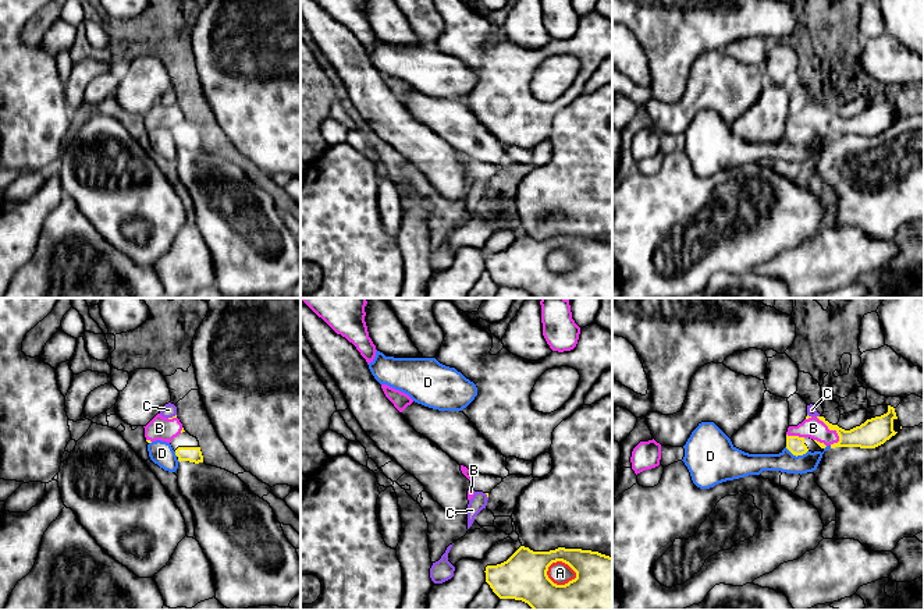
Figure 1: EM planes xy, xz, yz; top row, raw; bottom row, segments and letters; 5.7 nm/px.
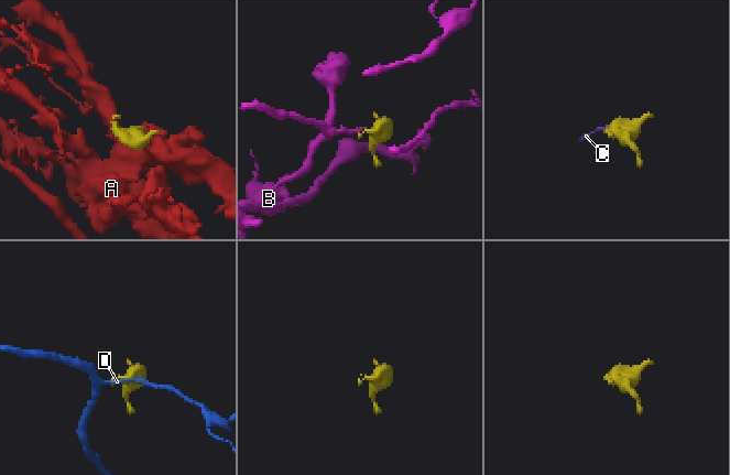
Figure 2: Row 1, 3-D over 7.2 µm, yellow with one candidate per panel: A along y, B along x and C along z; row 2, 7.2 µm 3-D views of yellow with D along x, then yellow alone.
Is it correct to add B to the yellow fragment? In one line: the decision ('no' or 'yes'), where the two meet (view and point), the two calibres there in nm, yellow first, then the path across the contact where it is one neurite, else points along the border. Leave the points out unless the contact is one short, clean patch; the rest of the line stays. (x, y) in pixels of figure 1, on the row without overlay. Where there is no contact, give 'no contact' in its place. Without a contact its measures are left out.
yes | yz (831, 117) | 160/120 nm | across yz (874, 120), (839, 124), (831, 117), (813, 116)

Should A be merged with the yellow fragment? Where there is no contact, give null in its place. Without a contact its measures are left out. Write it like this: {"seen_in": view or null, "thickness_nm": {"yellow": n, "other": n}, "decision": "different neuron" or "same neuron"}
{"seen_in": "xz", "thickness_nm": {"yellow": 440, "other": 130}, "decision": "different neuron"}

